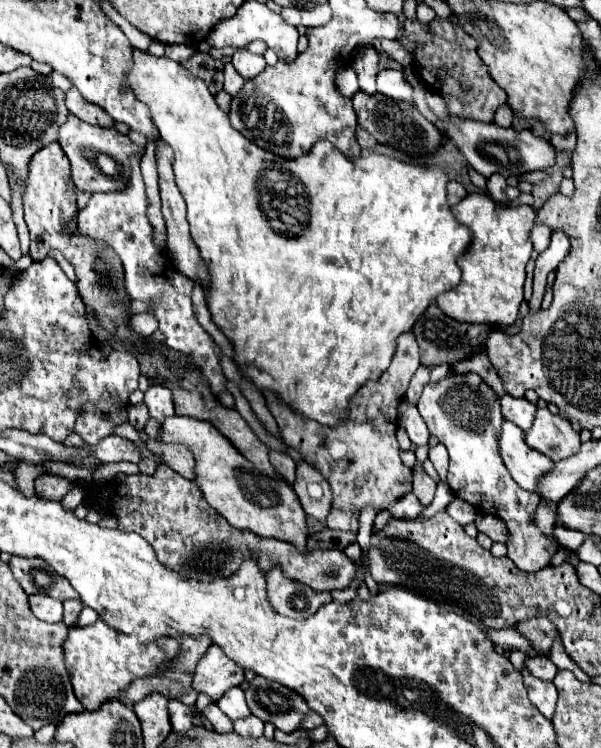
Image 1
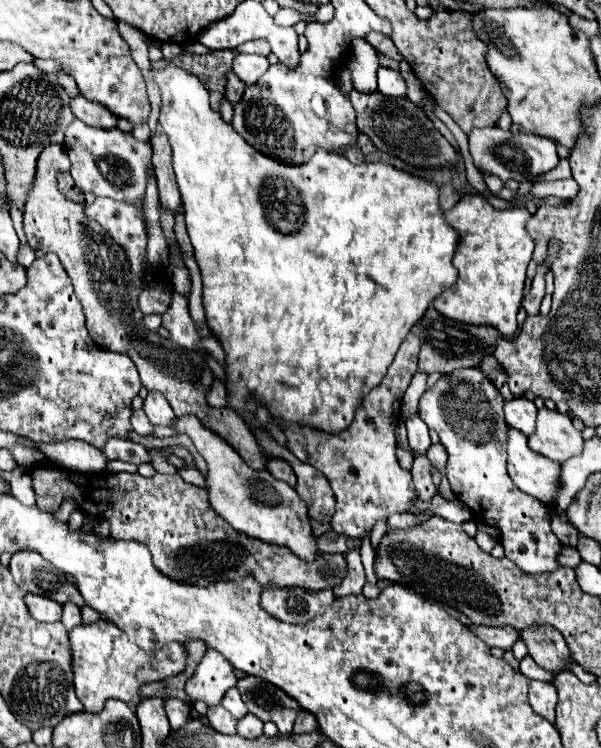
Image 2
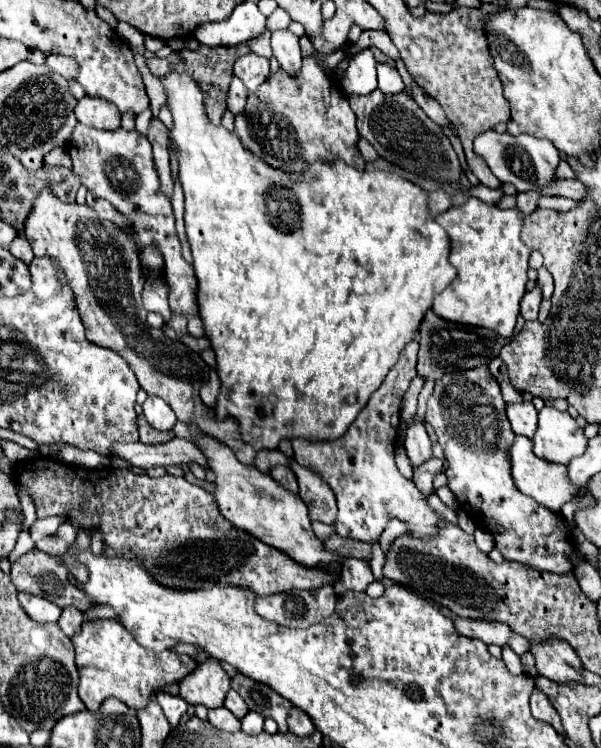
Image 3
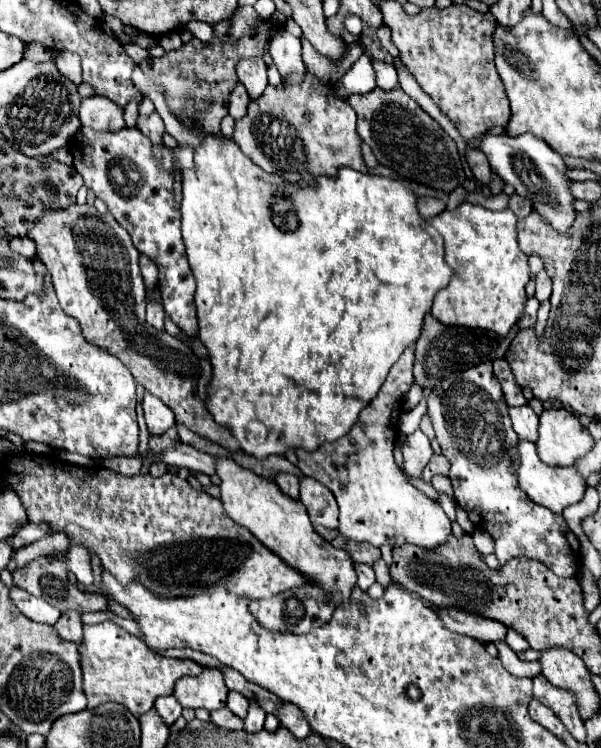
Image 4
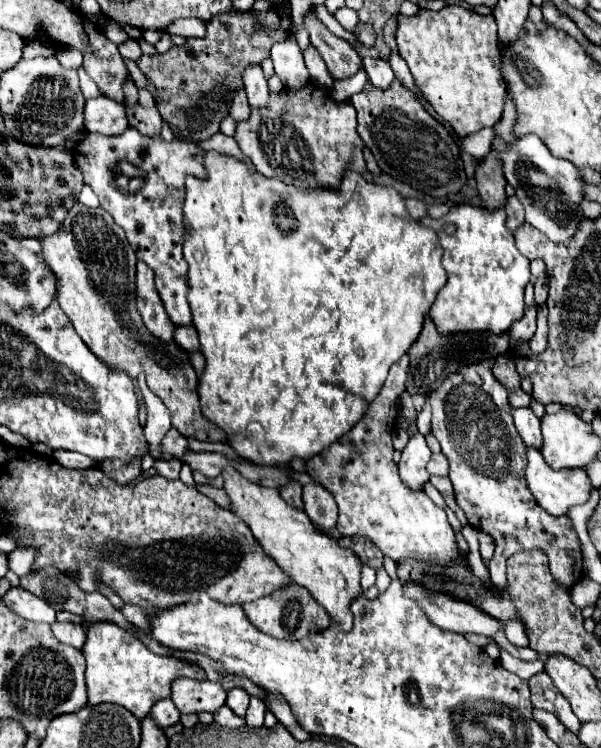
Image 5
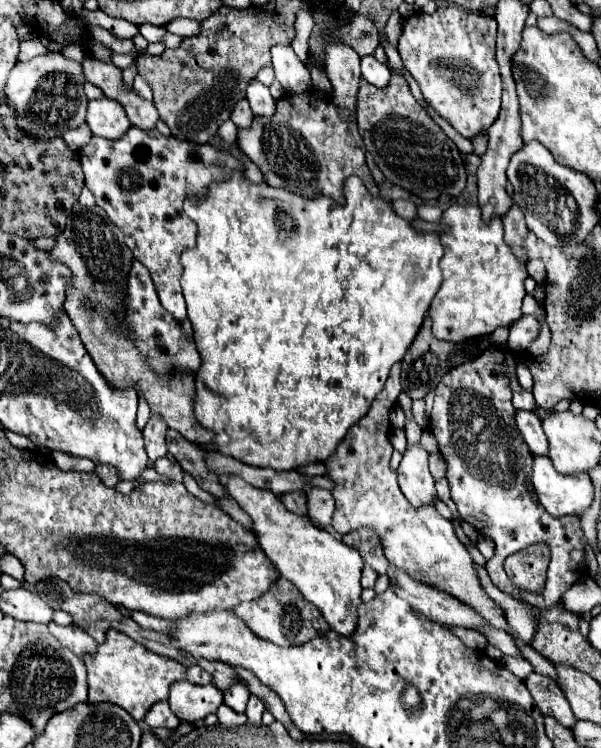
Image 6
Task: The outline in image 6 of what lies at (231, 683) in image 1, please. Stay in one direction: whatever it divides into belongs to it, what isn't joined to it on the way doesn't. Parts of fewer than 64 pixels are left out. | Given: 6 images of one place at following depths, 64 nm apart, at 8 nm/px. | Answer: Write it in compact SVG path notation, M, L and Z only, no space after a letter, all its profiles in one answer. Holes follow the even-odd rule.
M182 680L172 684L168 704L180 722L196 724L218 710L222 704L222 692L214 684L196 686Z

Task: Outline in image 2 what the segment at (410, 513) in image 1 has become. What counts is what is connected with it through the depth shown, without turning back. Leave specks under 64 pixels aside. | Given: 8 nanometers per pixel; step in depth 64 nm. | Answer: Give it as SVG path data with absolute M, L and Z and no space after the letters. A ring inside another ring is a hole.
M436 494L432 500L427 502L418 500L416 506L420 510L429 510L434 515L441 516L457 524L462 524L466 520L472 519L472 513L465 504L459 500L453 502L446 501L439 494Z

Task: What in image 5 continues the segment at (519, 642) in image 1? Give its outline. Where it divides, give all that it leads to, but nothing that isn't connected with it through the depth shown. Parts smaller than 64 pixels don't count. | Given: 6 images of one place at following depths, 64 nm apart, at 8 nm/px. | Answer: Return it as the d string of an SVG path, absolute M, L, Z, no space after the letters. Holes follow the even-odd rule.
M406 582L402 588L404 588L404 596L416 600L418 606L424 610L424 614L432 620L432 624L444 630L452 630L458 634L474 632L492 638L498 630L504 628L500 620L480 612L470 602L456 600L446 594L432 594L416 582Z

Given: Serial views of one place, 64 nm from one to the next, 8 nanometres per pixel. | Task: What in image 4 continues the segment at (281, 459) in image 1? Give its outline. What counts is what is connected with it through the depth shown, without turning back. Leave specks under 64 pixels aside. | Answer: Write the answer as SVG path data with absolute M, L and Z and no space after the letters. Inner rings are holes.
M280 472L280 474L276 474L276 484L286 496L290 496L292 500L300 500L300 484L298 484L296 476Z

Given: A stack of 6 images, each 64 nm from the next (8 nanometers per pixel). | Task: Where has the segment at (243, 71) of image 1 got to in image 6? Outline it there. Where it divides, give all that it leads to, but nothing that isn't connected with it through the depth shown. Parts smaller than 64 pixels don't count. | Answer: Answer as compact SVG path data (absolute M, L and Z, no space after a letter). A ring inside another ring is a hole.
M252 80L252 84L248 86L246 98L248 98L250 108L256 116L272 116L276 110L276 102L270 96L270 90L264 84L260 84L258 80Z

